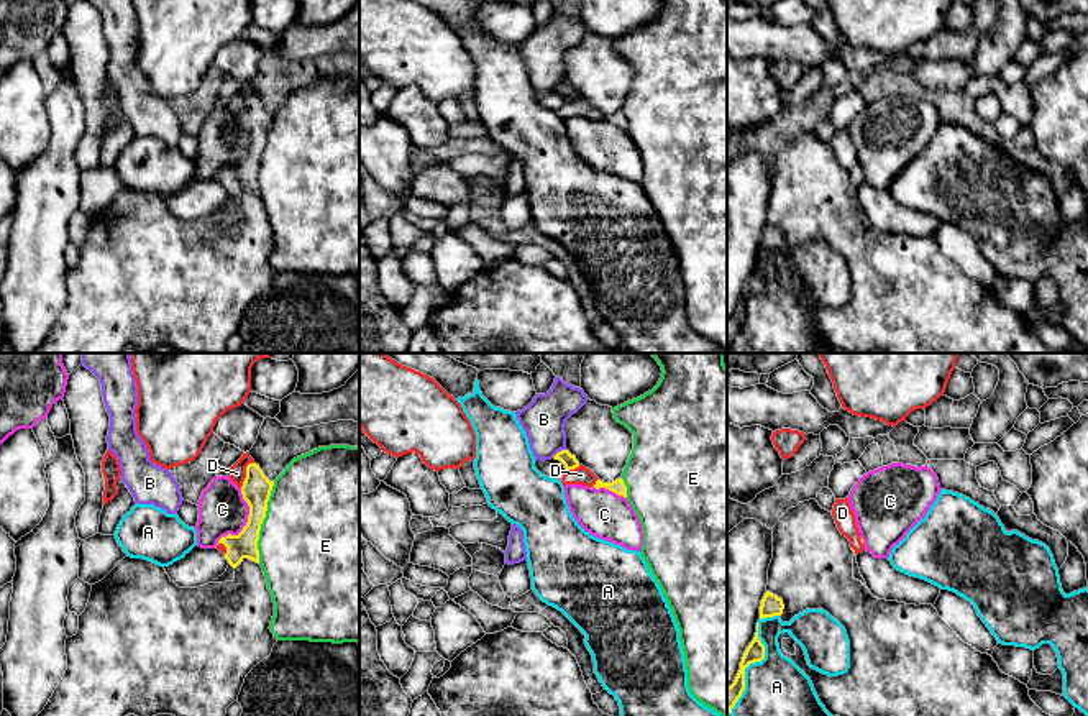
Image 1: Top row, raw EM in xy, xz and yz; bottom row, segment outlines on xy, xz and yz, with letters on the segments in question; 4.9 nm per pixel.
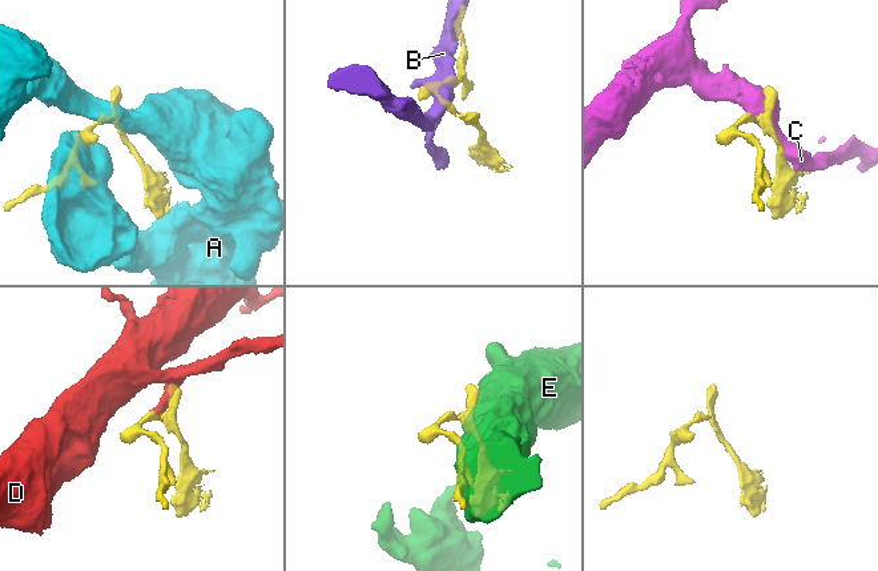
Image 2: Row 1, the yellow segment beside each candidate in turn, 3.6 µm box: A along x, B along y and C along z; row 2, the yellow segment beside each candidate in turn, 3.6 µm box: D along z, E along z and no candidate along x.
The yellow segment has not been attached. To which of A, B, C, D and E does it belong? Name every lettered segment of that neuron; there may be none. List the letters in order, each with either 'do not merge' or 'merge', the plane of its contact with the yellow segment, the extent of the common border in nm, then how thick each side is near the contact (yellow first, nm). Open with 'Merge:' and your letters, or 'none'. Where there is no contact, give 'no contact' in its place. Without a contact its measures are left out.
Merge: D
A: do not merge | yz | 480 nm | 100/280 nm
B: do not merge | xz | 80 nm | 70/220 nm
C: do not merge | xy | 320 nm | 150/240 nm
D: merge | xy | 140 nm | 150/90 nm
E: do not merge | xy | 400 nm | 150/500 nm

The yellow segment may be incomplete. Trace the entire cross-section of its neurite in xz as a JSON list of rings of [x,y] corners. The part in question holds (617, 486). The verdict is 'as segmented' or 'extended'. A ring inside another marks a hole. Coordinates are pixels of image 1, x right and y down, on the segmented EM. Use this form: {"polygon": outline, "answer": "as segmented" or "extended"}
{"polygon": [[[568,450],[558,452],[555,460],[560,460],[566,471],[561,478],[563,486],[566,484],[583,484],[583,486],[591,486],[591,488],[606,488],[619,496],[627,498],[627,486],[622,478],[612,481],[612,483],[604,483],[601,481],[589,468],[583,466],[574,455],[571,455]]], "answer": "extended"}

